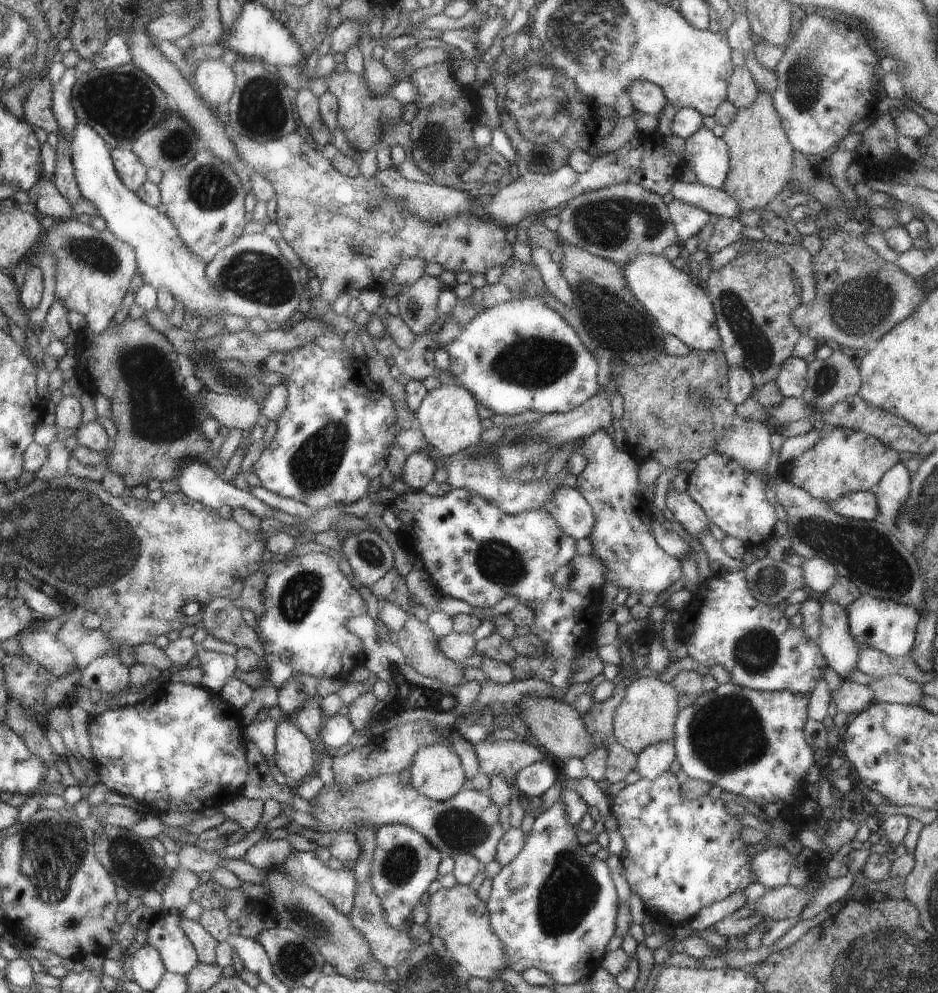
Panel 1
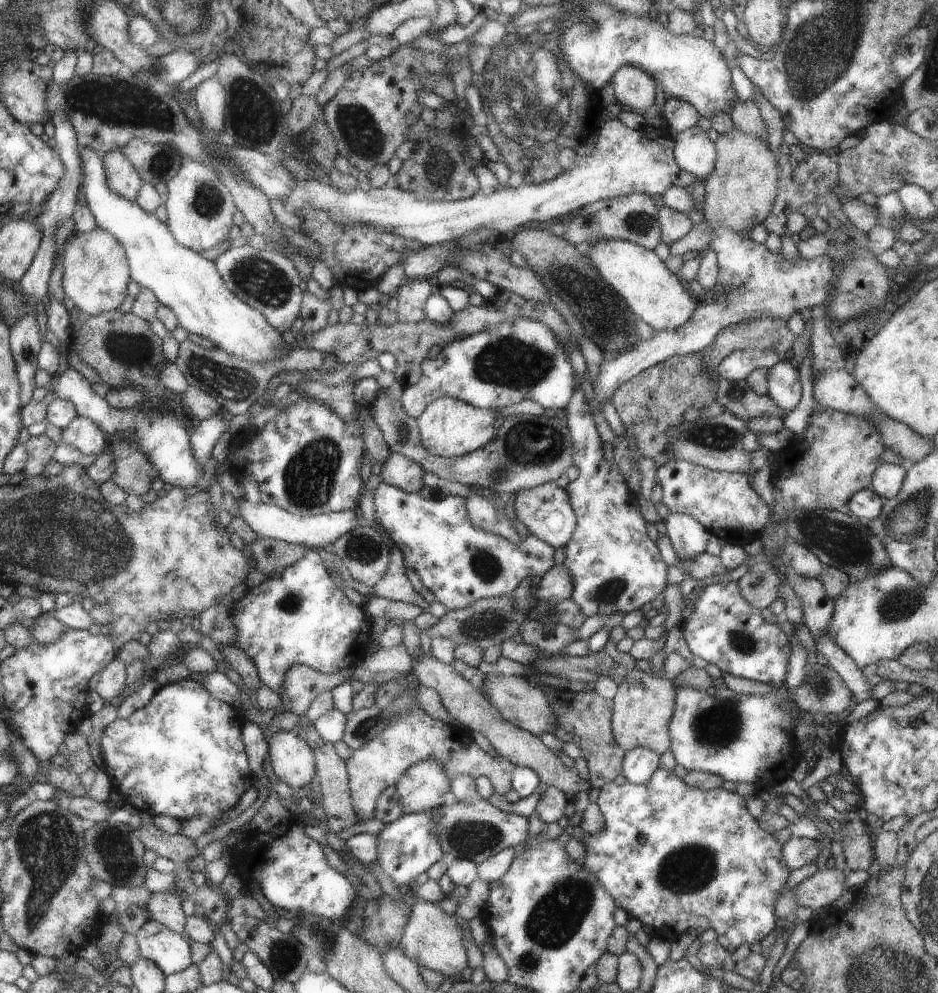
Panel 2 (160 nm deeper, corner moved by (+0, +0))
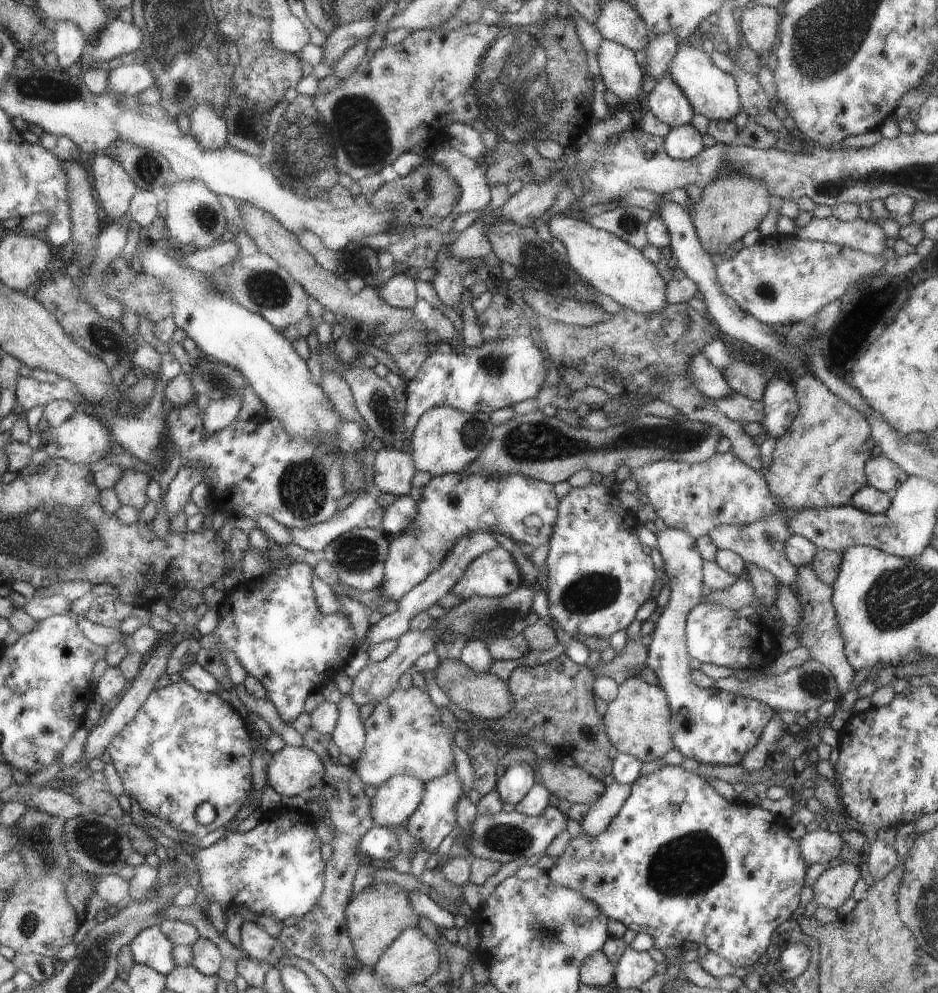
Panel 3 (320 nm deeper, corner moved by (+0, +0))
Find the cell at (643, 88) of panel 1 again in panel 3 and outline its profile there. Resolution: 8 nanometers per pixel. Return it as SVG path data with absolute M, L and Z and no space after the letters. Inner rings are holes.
M603 40L598 48L597 61L601 80L626 107L637 104L642 96L644 82L640 56L623 44Z

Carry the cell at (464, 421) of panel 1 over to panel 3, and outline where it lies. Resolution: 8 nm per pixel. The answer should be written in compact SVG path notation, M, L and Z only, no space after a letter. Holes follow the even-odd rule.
M436 407L428 409L415 425L407 451L412 455L416 471L427 472L433 477L458 474L478 458L493 430L489 414L470 414L450 407Z

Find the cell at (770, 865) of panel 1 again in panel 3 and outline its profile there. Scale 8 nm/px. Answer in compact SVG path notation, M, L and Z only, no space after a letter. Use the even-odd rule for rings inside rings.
M828 829L805 833L798 842L802 858L809 862L809 866L816 863L827 865L830 860L839 856L845 845L845 840L838 832L834 833Z

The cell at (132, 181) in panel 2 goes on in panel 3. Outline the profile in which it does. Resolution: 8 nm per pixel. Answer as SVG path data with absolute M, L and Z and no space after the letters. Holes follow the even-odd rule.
M104 153L90 158L92 178L95 178L95 189L100 206L104 207L106 218L120 219L130 208L132 197L138 192L131 175L112 157Z

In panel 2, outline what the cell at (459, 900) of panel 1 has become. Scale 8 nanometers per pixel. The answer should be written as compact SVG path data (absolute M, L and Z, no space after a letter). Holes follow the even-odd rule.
M420 898L419 902L413 907L399 948L403 949L419 965L428 967L434 972L440 972L446 977L452 977L456 973L462 972L468 962L466 950L464 950L461 942L461 922L455 924L453 917L454 914L450 916L442 912L440 902L431 903Z

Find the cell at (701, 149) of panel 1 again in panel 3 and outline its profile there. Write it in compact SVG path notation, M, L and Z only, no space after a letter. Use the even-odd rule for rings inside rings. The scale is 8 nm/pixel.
M690 124L671 128L665 136L664 148L673 159L690 160L704 148L703 134Z

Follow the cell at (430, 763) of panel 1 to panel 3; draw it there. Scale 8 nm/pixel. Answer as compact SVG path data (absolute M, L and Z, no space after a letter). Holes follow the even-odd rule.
M398 775L377 786L371 798L371 818L376 826L398 827L419 808L426 783L416 777Z

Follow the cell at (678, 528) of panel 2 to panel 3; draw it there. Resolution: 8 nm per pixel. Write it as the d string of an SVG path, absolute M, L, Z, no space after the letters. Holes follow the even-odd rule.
M672 527L662 528L656 532L658 552L664 562L664 574L667 574L670 585L670 599L664 611L655 616L655 629L652 642L647 647L646 667L654 670L658 676L660 687L666 693L671 708L671 737L674 748L680 750L685 758L695 758L702 765L740 765L746 758L748 750L756 746L764 727L774 717L774 709L767 704L739 697L716 688L703 689L693 684L689 667L691 656L687 651L686 623L688 613L703 600L704 590L704 560L696 545L696 539L684 531Z

